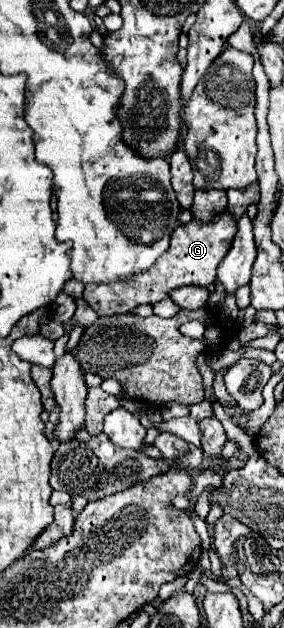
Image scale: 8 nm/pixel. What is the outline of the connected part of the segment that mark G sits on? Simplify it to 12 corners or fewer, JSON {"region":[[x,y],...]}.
{"region":[[236,220],[178,226],[156,264],[126,282],[88,284],[98,316],[156,304],[182,284],[216,280]]}

